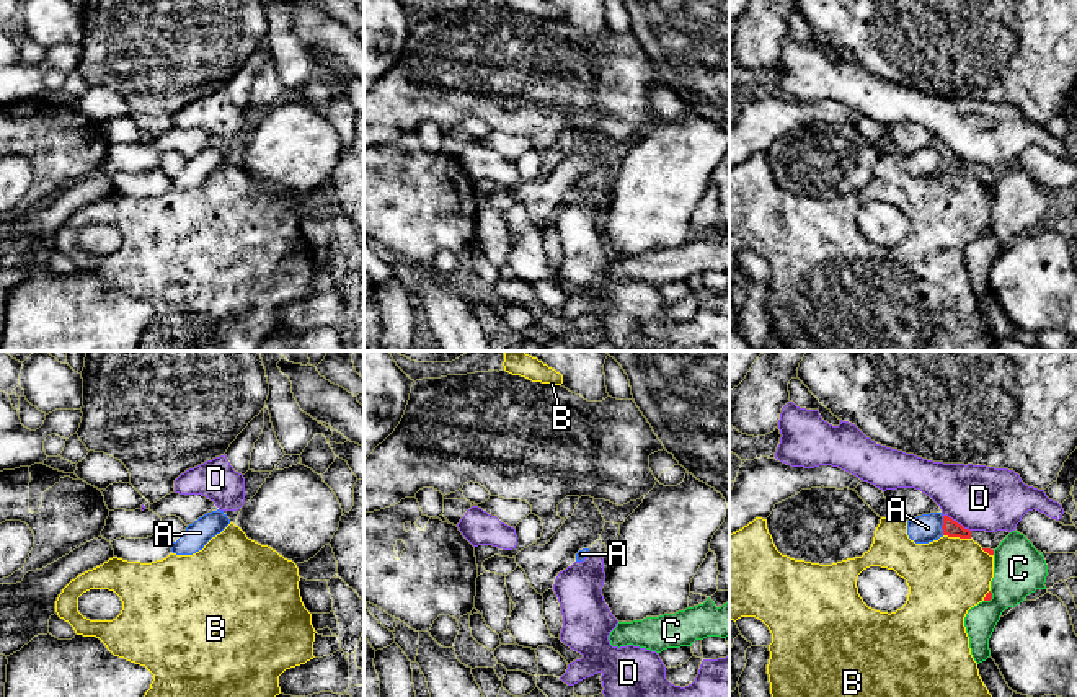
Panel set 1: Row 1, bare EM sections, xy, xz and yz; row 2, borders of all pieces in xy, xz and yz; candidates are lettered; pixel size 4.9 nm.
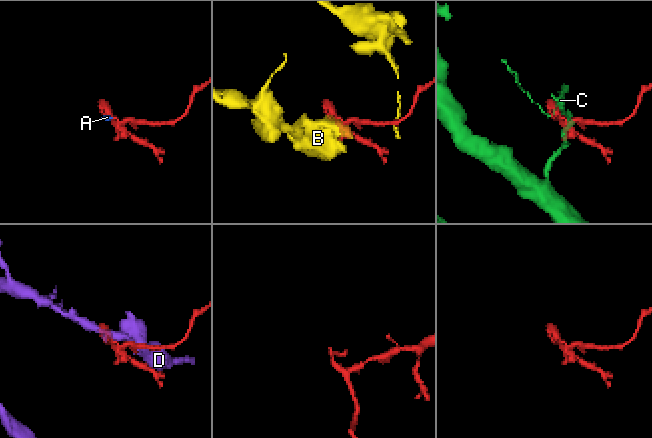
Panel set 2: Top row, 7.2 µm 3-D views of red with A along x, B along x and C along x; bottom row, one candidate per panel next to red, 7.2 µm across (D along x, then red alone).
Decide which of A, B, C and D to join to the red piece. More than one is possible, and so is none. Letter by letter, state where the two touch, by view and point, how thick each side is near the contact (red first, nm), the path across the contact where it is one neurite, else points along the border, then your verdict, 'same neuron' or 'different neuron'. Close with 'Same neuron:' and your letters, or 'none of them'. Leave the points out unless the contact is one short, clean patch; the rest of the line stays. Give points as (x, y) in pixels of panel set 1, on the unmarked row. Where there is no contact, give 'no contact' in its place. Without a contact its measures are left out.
A: meets red in yz at (942, 160); 80 nm thick on the red side, 140 nm on the other; runs through yz (950, 162), (942, 160), (927, 162); same neuron
B: meets red in yz at (957, 170); 80 nm thick on the red side, 380 nm on the other; different neuron
C: meets red in yz at (991, 232); 30 nm thick on the red side, 260 nm on the other; different neuron
D: meets red in yz at (955, 155); 80 nm thick on the red side, 320 nm on the other; different neuron
Same neuron: A

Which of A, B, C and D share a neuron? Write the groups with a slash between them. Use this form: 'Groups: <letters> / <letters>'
Groups: A / B D / C

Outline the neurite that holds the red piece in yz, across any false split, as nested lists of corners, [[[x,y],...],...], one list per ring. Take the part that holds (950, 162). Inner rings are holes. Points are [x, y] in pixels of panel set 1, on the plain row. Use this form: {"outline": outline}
{"outline": [[[930,147],[907,155],[907,170],[915,178],[929,178],[943,170],[971,173],[971,165],[942,147]]]}

